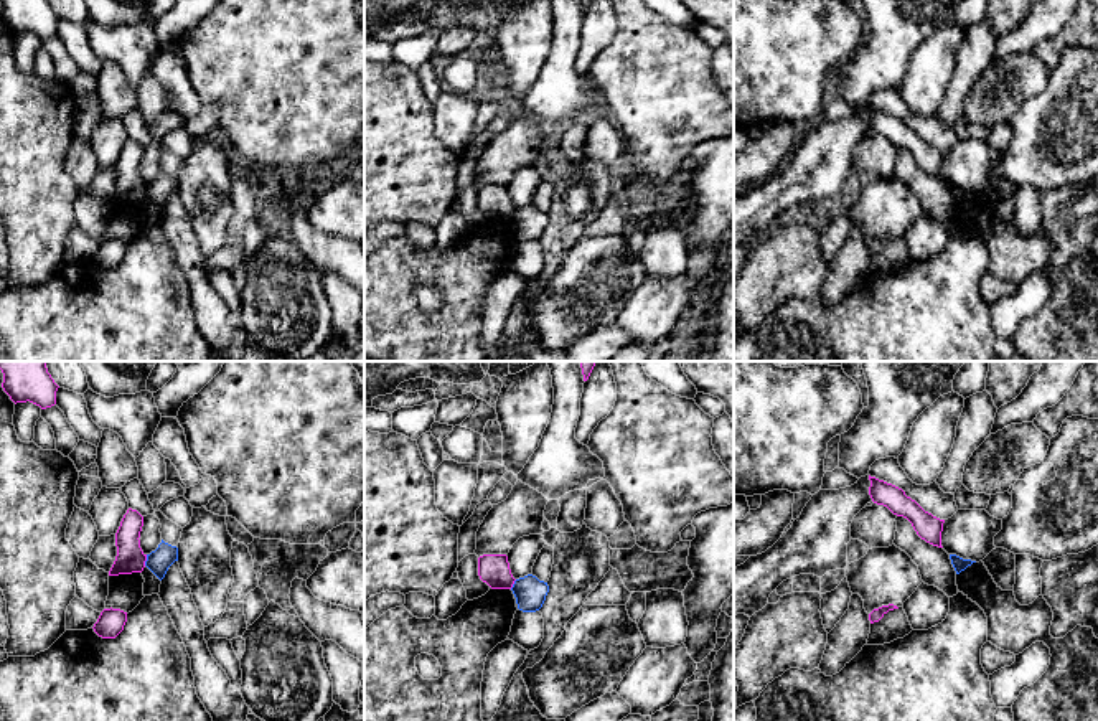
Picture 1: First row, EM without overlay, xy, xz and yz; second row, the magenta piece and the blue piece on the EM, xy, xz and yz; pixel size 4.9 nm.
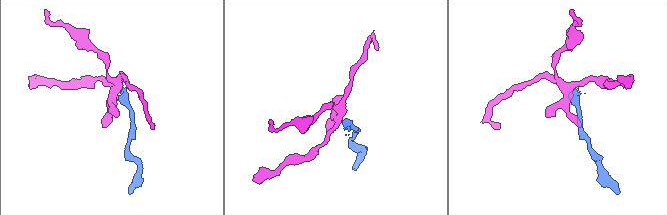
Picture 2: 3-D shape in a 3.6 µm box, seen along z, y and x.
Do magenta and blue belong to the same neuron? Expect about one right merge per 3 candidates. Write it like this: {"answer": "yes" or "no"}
{"answer": "no"}

